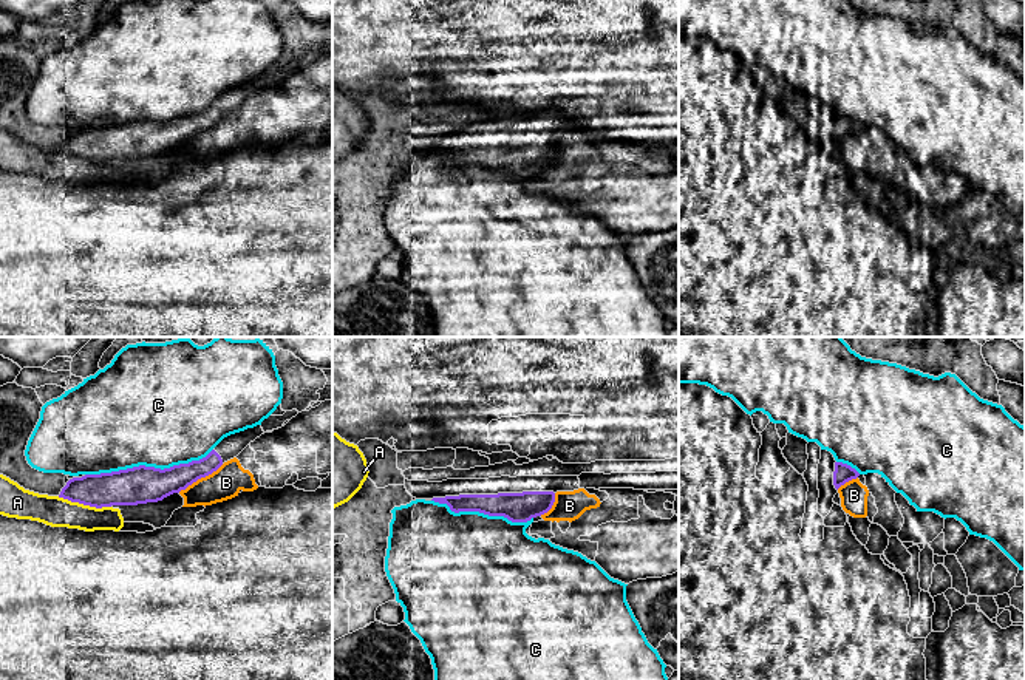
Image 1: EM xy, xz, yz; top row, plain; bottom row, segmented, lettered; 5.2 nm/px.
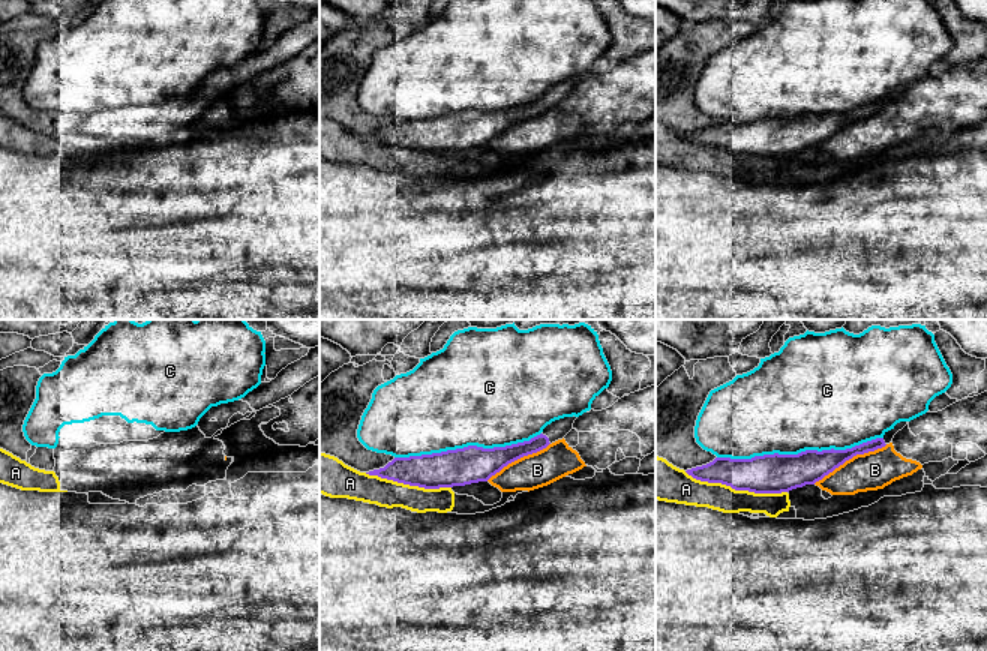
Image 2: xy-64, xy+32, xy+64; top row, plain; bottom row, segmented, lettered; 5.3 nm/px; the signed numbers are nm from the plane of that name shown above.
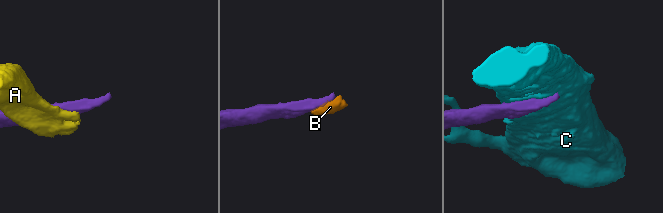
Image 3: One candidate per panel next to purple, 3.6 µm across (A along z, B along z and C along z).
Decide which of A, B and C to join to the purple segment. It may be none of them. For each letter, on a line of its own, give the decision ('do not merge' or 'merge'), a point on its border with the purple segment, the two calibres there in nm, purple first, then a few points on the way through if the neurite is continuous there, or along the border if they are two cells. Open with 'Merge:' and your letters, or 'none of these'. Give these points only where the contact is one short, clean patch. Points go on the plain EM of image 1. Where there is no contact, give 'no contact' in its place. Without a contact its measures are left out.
Merge: none of these
A: do not merge; contact xy (84, 158); calibres 190 and 160 nm
B: do not merge; contact xy (200, 132); calibres 180 and 160 nm; border xy (223, 118), (178, 146)
C: do not merge; contact xy (149, 121); calibres 190 and 480 nm

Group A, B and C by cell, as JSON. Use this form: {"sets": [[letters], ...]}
{"sets": [["A"], ["B"], ["C"]]}

